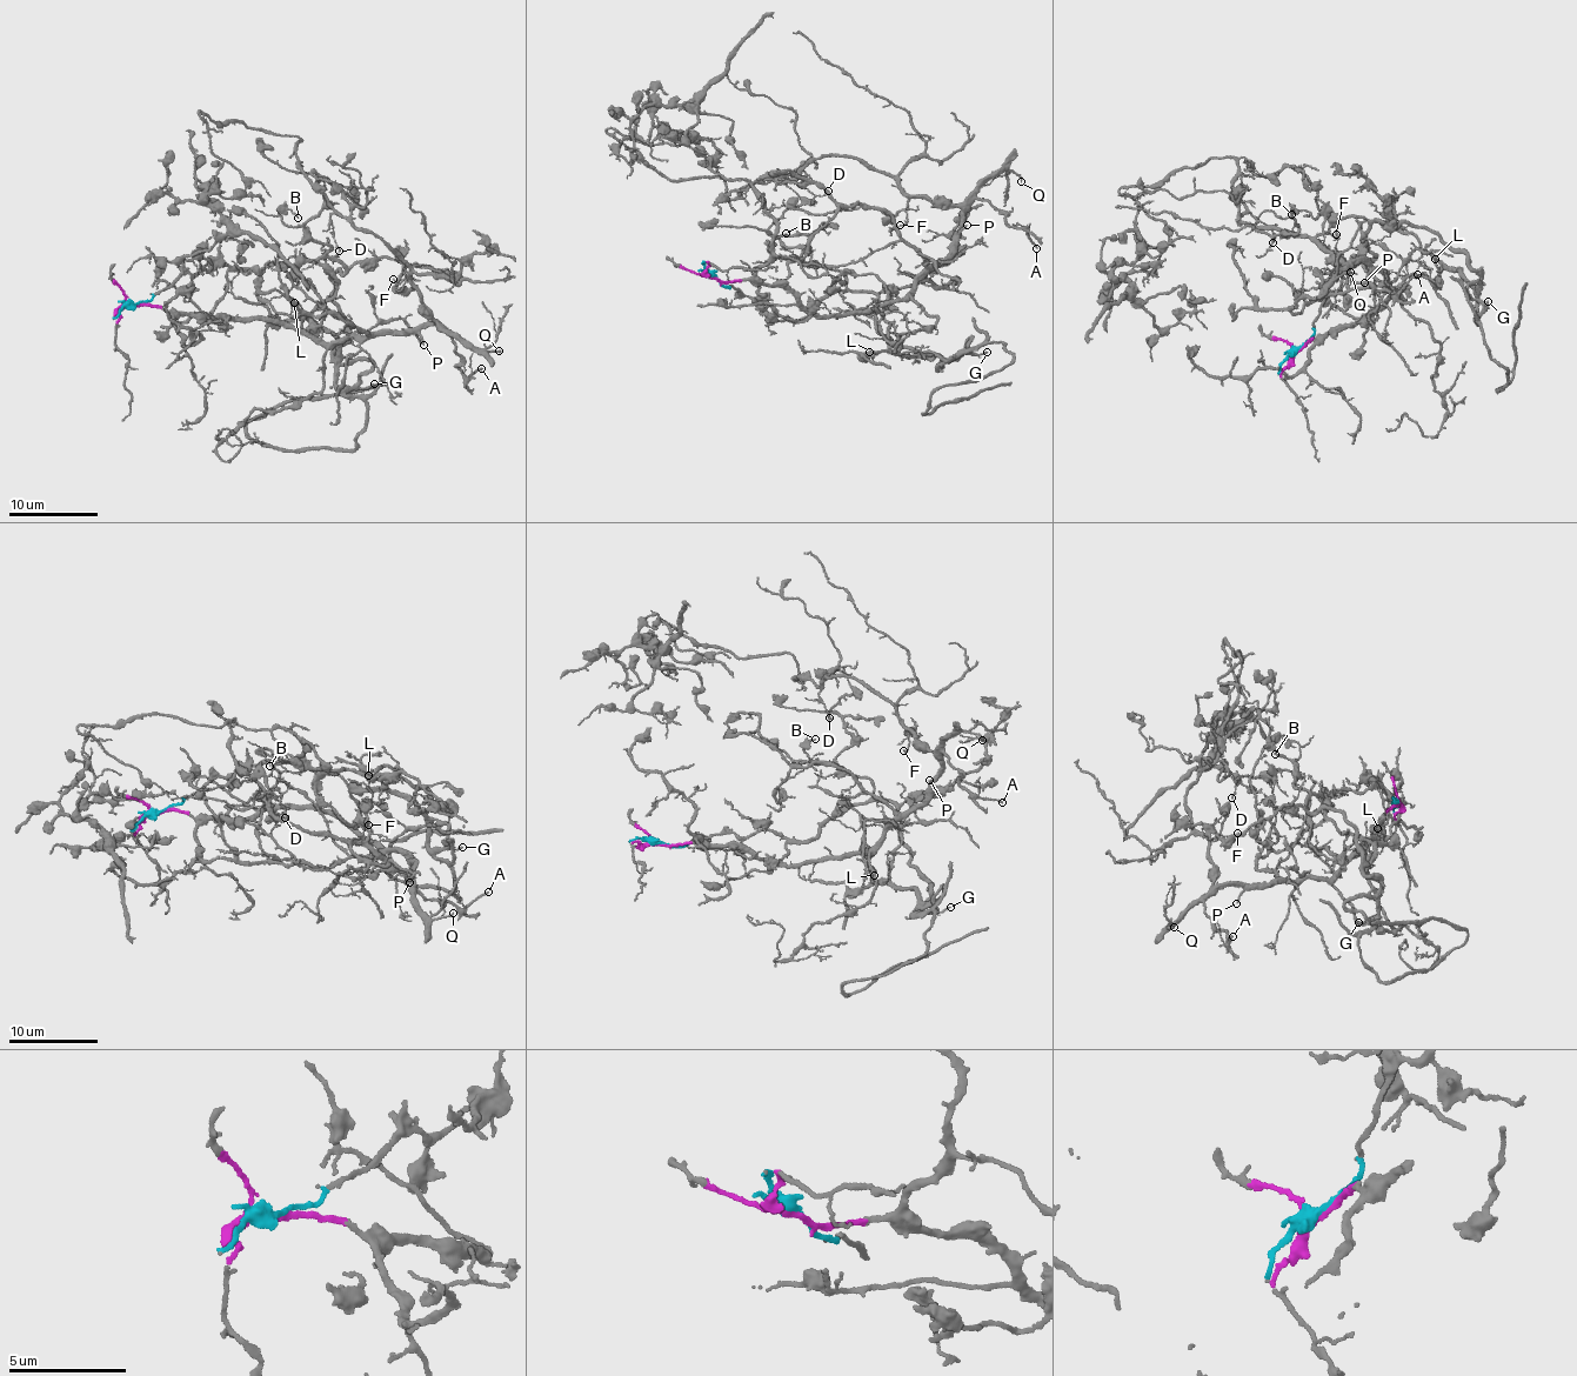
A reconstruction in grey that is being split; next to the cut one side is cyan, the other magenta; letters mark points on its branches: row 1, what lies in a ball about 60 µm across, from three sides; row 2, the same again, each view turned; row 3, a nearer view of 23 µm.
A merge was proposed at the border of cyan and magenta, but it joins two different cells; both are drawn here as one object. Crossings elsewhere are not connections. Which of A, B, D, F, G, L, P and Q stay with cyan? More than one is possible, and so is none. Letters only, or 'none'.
B, G, L

